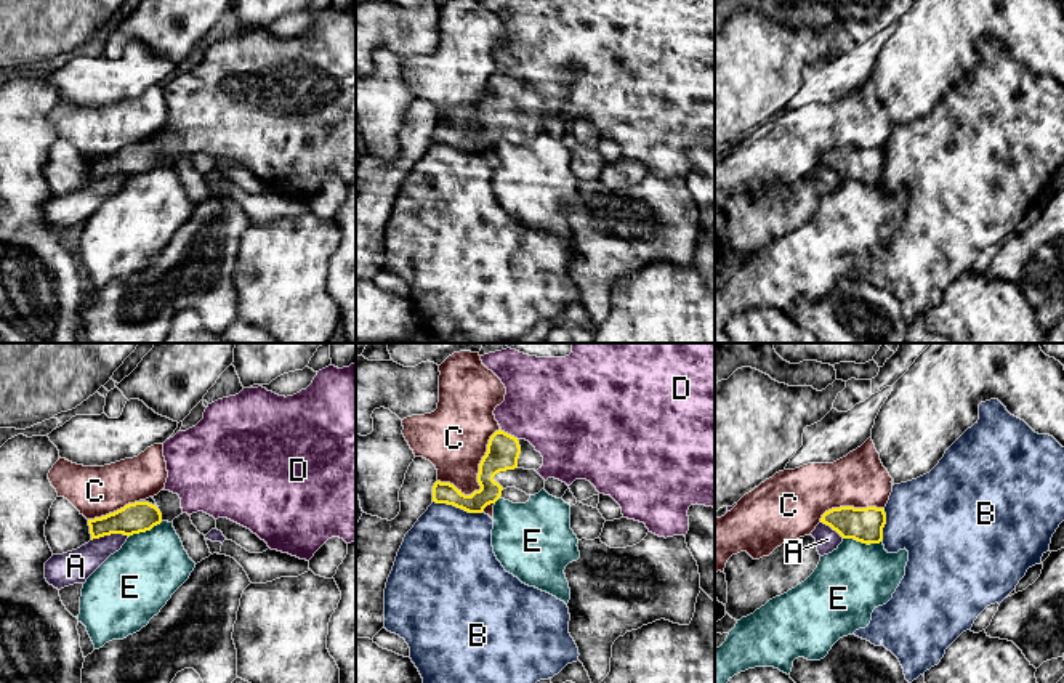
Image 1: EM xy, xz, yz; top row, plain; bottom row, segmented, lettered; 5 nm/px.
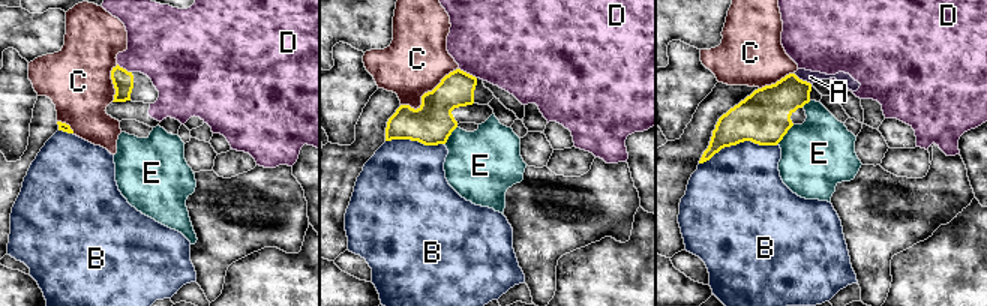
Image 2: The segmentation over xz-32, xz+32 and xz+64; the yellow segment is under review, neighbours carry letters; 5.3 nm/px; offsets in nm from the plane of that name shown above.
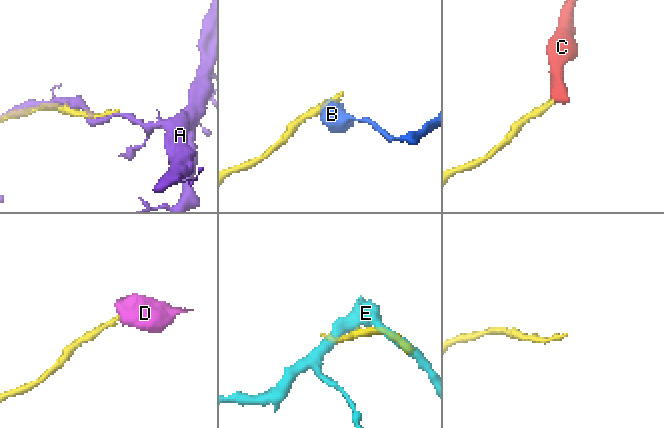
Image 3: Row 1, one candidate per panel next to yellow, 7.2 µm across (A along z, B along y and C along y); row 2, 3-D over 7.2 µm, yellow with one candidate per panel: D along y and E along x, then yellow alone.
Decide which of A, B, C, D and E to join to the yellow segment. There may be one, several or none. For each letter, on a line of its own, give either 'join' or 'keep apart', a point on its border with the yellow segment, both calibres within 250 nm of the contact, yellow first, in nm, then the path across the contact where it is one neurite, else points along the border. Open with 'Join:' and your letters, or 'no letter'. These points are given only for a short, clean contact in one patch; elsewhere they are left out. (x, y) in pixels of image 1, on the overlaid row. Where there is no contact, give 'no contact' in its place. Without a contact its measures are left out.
Join: D
A: keep apart | xy (109, 534) | 160/170 nm
B: keep apart | xz (457, 507) | 110/460 nm
C: keep apart | xz (478, 478) | 160/340 nm | along xz (500, 428), (479, 464), (478, 489), (462, 494), (438, 481)
D: join | xz (510, 435) | 160/440 nm | across xz (503, 449), (503, 443), (510, 435), (548, 403)
E: keep apart | yz (862, 542) | 180/360 nm | along yz (843, 537), (853, 537), (867, 544), (878, 544), (882, 541)

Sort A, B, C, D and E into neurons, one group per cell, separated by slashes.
A / B / C / D / E

